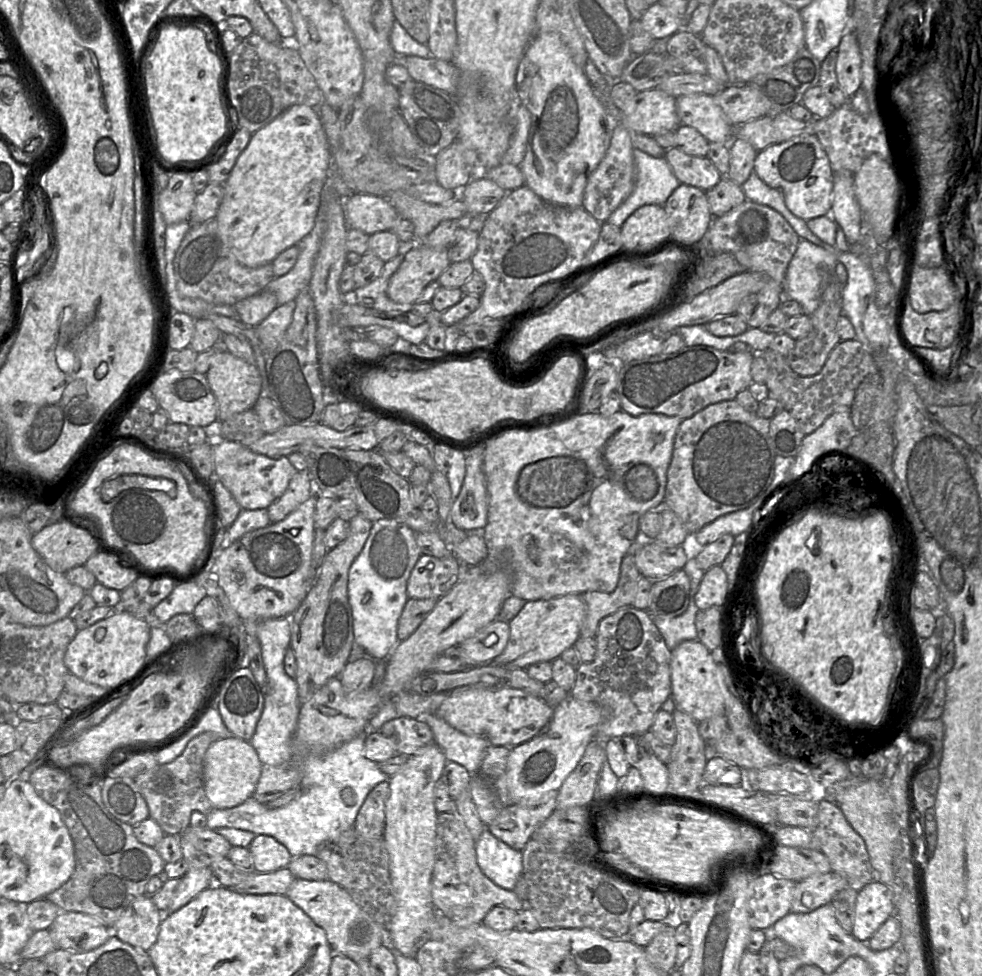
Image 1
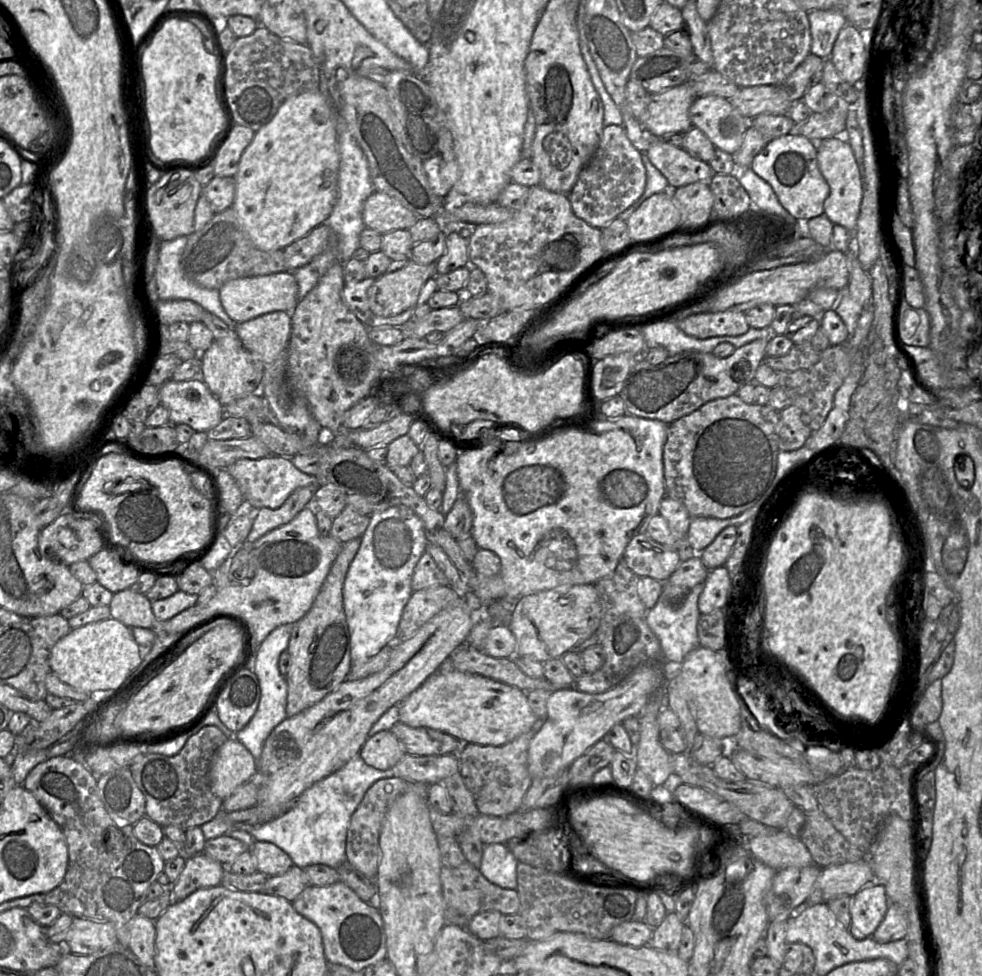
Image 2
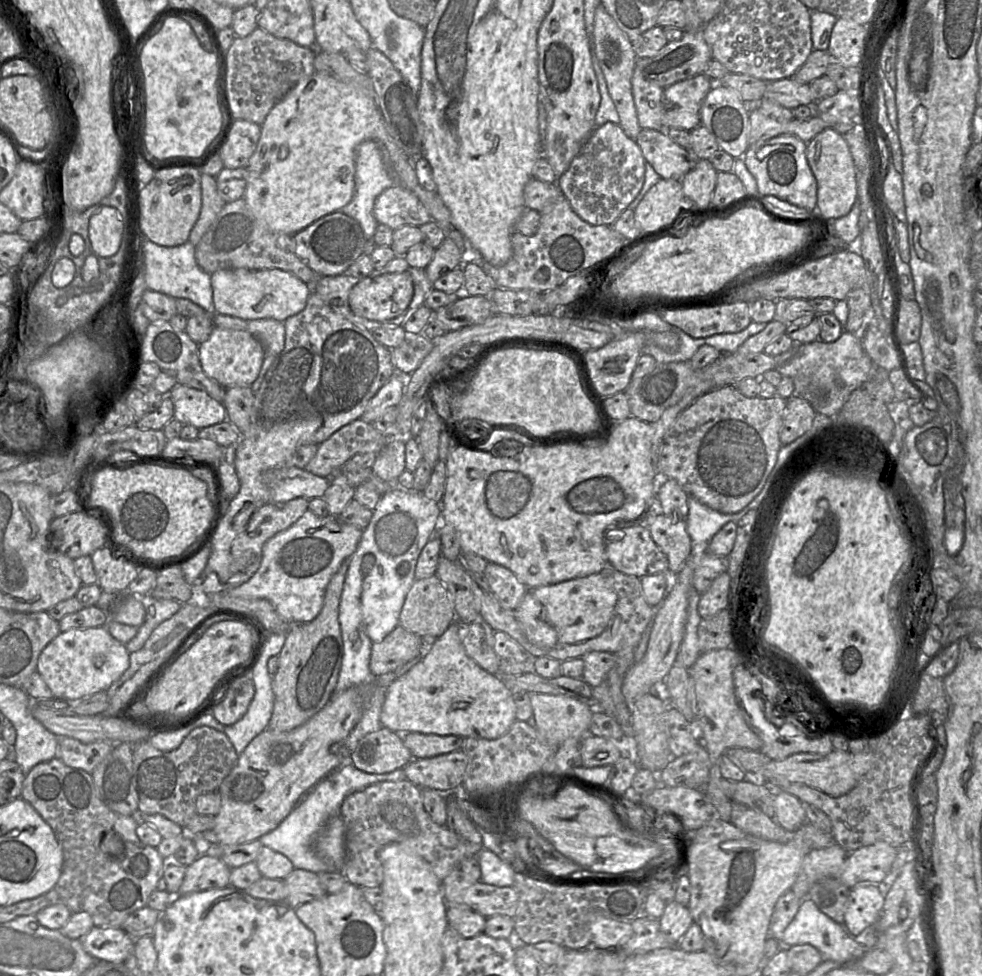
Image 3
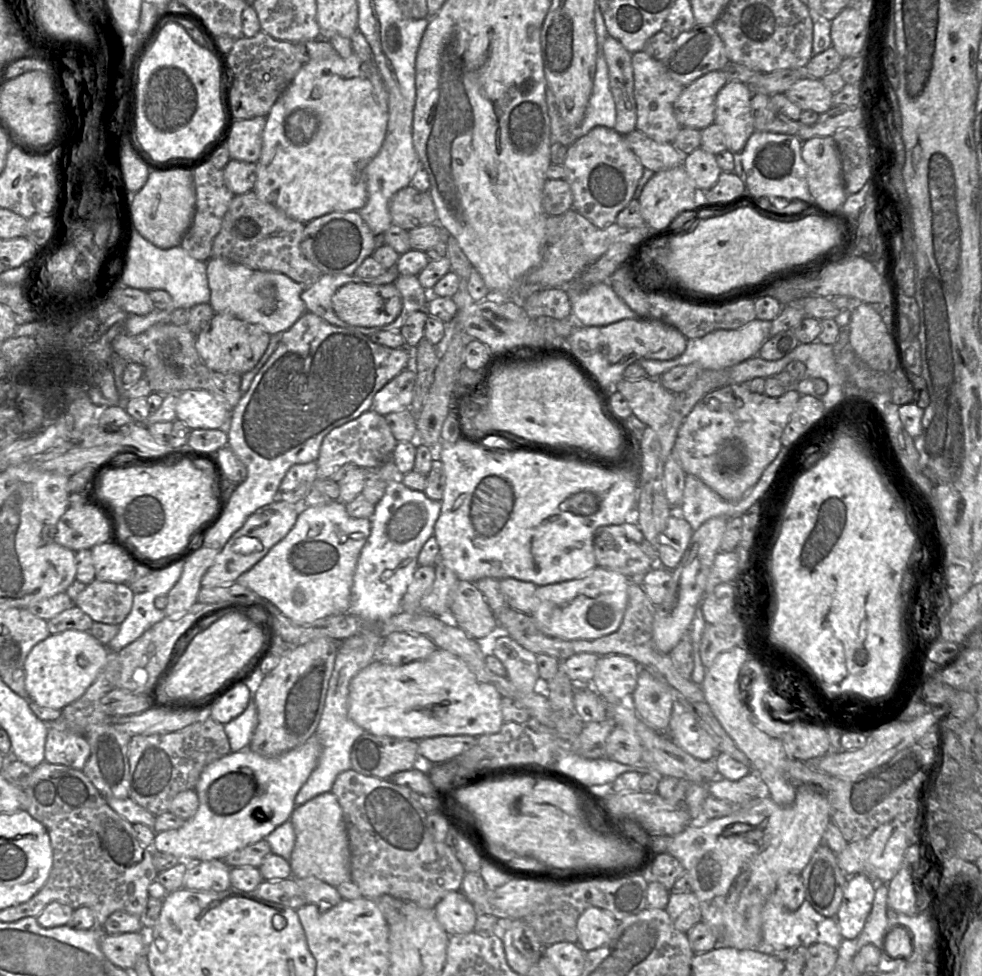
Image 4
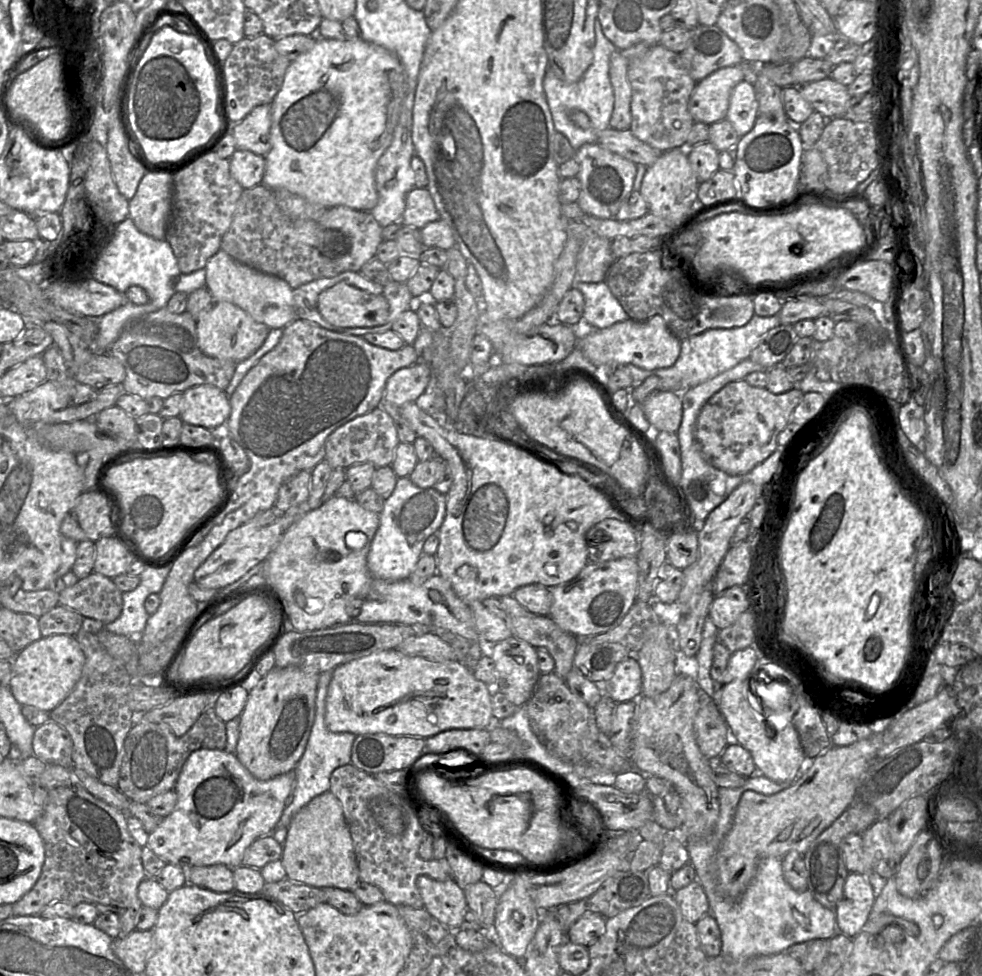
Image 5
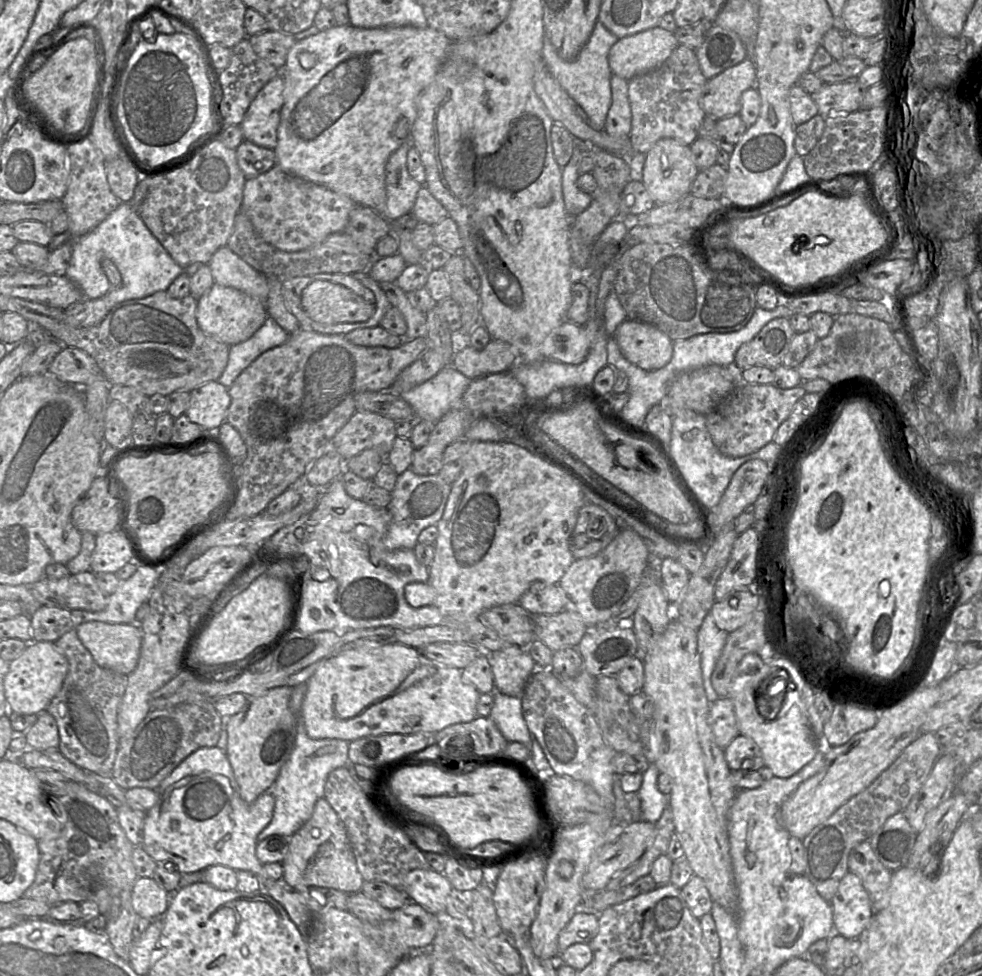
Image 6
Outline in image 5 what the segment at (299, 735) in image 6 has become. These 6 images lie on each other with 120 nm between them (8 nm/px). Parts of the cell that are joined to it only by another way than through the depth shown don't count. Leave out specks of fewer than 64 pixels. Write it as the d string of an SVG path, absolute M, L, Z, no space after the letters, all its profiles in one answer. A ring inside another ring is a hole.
M328 670L319 675L316 691L315 719L305 751L293 770L295 775L294 788L292 794L288 797L287 805L283 810L276 828L268 834L282 845L285 842L287 829L294 815L314 797L329 791L332 772L336 768L351 762L351 748L356 735L350 732L334 733L329 731L325 726L325 703L332 671L333 670Z

